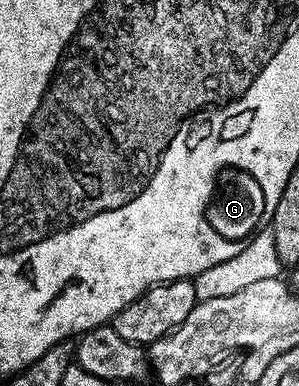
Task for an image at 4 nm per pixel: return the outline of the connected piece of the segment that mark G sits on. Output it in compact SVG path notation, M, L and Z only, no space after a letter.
M224 164L224 168L216 168L216 173L212 176L212 192L208 192L208 200L204 200L204 204L208 204L208 212L202 212L200 208L204 224L208 224L208 228L212 228L212 232L216 232L216 236L220 236L228 248L236 248L236 256L242 254L246 246L250 246L254 237L272 219L269 212L264 212L264 176L256 176L252 168L240 168L240 164Z

